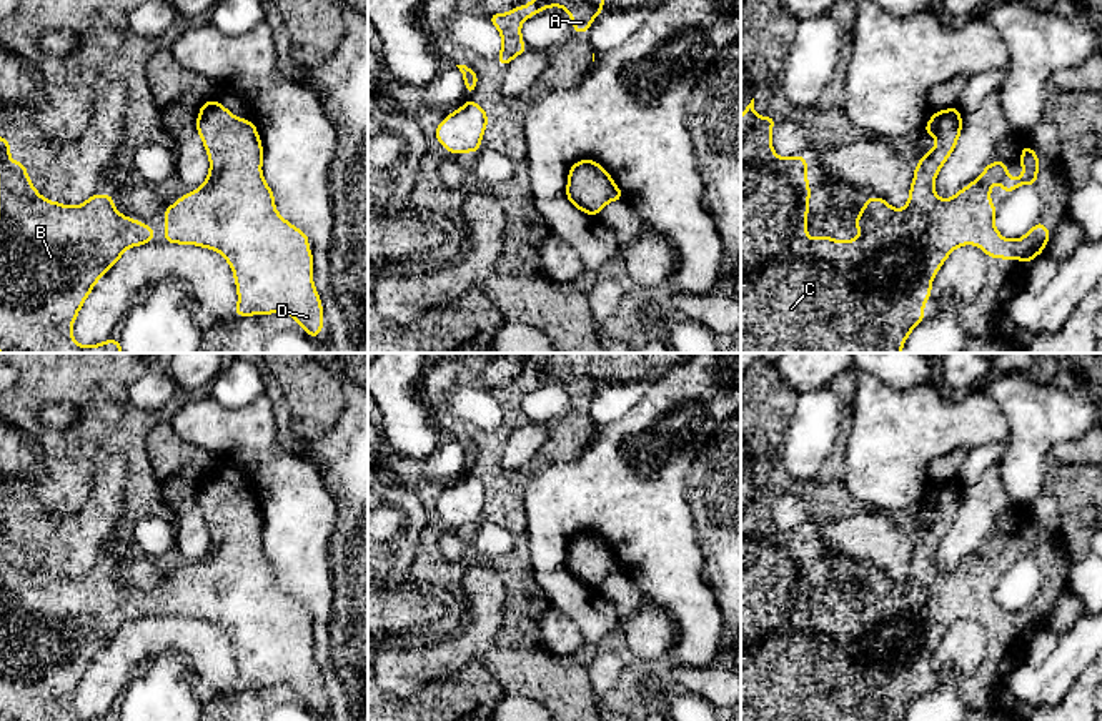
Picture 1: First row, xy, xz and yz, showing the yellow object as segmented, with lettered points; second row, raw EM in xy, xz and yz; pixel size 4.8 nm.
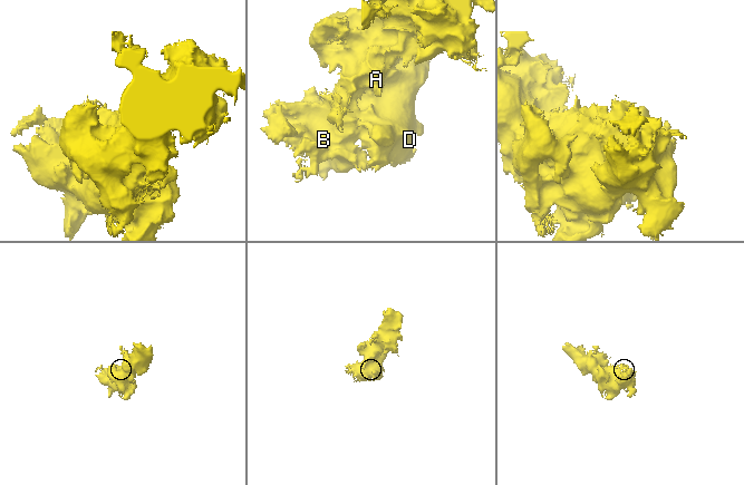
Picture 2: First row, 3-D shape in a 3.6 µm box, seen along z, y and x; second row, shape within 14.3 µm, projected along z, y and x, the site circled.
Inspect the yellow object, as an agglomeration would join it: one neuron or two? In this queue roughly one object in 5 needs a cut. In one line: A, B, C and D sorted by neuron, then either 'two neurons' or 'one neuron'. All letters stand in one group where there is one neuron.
groups A B C D; one neuron

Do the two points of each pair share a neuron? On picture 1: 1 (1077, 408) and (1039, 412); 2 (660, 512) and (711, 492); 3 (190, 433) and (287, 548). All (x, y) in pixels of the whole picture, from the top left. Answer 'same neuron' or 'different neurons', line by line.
1: same neuron
2: different neurons
3: same neuron

